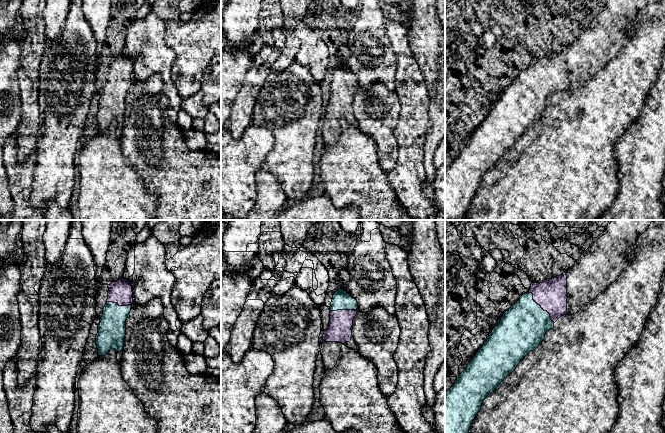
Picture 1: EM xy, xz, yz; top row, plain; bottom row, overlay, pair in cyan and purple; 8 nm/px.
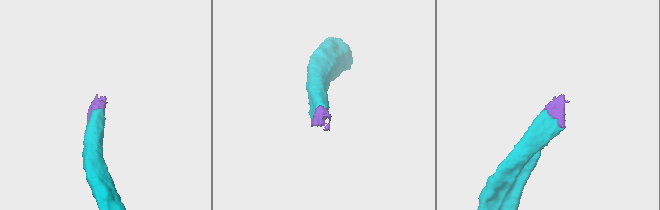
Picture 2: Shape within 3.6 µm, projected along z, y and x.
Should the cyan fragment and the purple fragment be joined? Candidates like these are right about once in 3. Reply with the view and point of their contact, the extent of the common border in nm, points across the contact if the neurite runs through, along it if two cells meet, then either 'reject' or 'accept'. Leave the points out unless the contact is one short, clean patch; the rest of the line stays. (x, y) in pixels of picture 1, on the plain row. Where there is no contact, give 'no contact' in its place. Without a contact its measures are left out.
meets cyan in yz at (540, 83); contact 340 nm long; runs through yz (522, 104), (540, 83), (551, 70); accept

